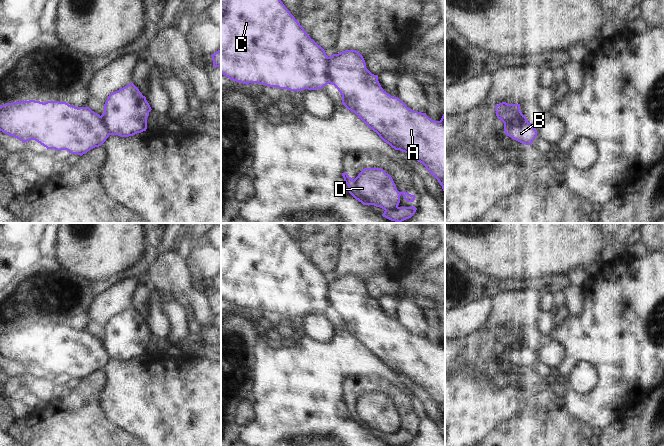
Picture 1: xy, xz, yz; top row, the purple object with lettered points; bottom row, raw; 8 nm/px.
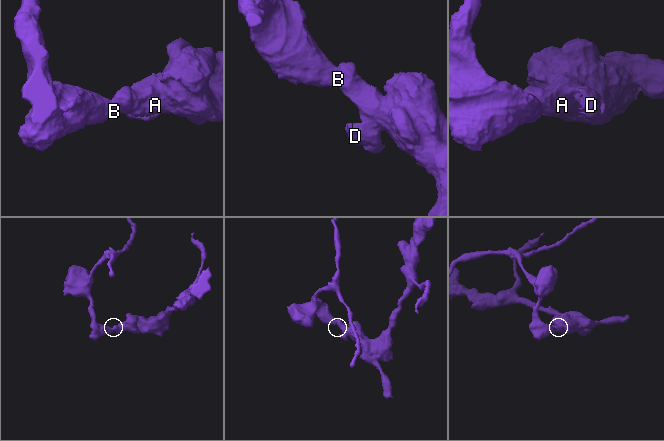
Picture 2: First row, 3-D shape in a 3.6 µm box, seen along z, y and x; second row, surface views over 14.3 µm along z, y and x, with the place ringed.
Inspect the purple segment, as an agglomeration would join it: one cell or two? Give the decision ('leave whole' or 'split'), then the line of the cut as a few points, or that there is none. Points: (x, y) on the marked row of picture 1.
split; cut in xz along (327, 57), (329, 82)

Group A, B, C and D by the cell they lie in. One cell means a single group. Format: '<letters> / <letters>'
A D / B C

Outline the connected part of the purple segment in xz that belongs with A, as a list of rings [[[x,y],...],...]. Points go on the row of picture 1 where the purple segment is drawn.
[[[345,50],[328,57],[329,83],[334,85],[342,95],[342,104],[355,113],[370,129],[395,150],[408,153],[434,176],[444,191],[445,199],[445,115],[440,121],[429,118],[426,113],[409,109],[398,97],[393,97],[383,90],[378,75],[372,74],[367,68],[363,56],[356,50]]]

